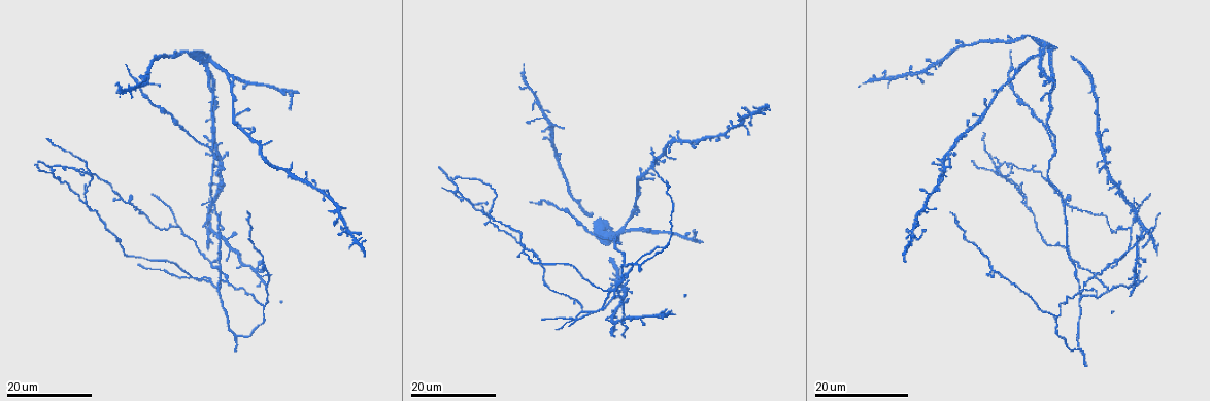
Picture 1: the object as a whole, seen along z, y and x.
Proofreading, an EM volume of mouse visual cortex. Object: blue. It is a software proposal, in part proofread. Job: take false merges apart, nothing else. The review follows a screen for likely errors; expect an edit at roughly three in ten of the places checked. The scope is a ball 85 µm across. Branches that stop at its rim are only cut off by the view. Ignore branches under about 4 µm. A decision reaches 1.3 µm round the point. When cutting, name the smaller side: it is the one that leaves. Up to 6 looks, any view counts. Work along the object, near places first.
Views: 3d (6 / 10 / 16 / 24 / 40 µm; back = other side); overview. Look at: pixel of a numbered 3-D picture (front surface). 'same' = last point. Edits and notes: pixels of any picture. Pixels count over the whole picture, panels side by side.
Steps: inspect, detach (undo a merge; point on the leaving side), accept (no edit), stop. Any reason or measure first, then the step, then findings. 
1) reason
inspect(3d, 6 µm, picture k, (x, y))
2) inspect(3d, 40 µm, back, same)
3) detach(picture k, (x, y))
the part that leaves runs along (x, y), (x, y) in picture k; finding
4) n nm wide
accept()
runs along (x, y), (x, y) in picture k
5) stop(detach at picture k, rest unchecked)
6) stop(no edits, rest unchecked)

two arms in line, one across
inspect(3d, 16 µm, picture 1, (489, 213))

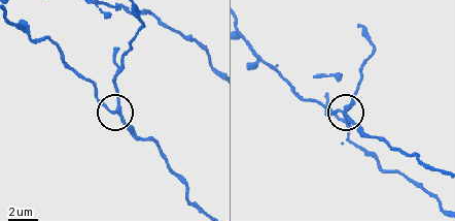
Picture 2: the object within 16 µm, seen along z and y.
inspect(3d, 6 µm, picture 2, (346, 118))

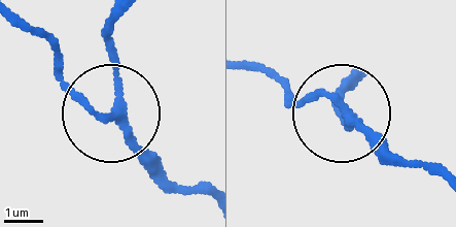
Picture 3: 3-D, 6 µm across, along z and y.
3 arms
accept()
one neuron here

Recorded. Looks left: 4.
three-way junction
inspect(3d, 24 µm, picture 1, (613, 292))

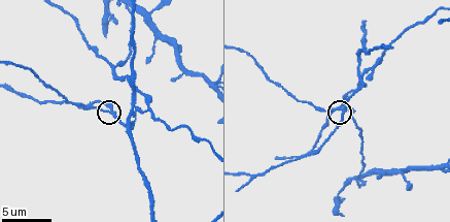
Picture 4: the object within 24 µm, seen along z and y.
inspect(3d, 10 µm, picture 4, (113, 113))

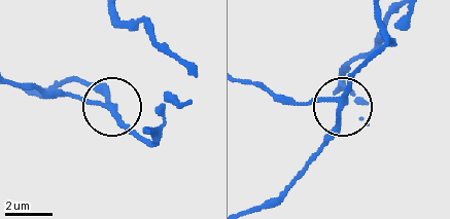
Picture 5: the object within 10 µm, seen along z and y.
220 nm wide
accept()
runs along (376, 13), (380, 49), (354, 78), (318, 153) in picture 5; continuous, no second neuron

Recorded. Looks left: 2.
arms part here
inspect(3d, 16 µm, picture 4, (380, 58))

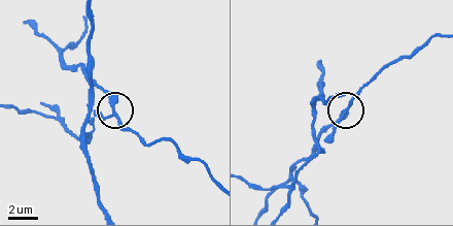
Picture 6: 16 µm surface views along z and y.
accept()
runs along (89, 11), (81, 133), (97, 115), (111, 114), (132, 132) in picture 6; all the same neuron

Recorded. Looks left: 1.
stop(no edits, rest unchecked)

